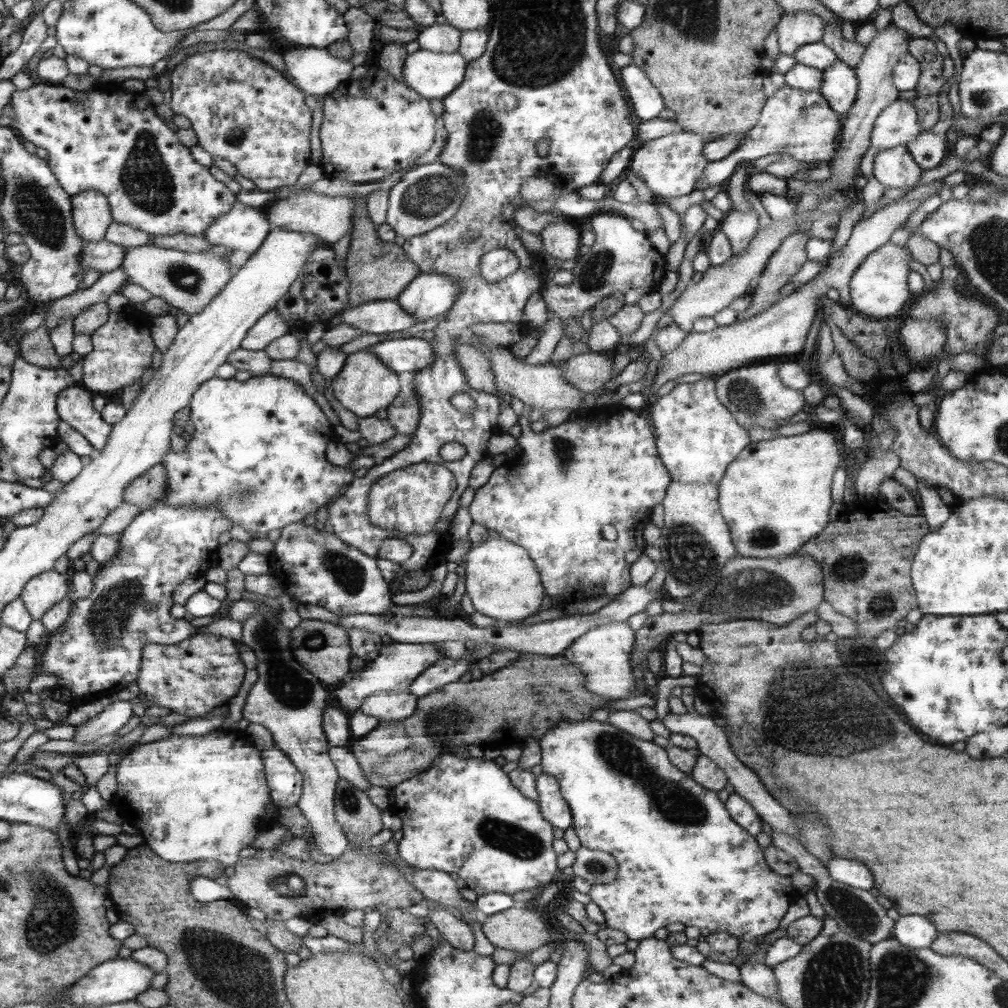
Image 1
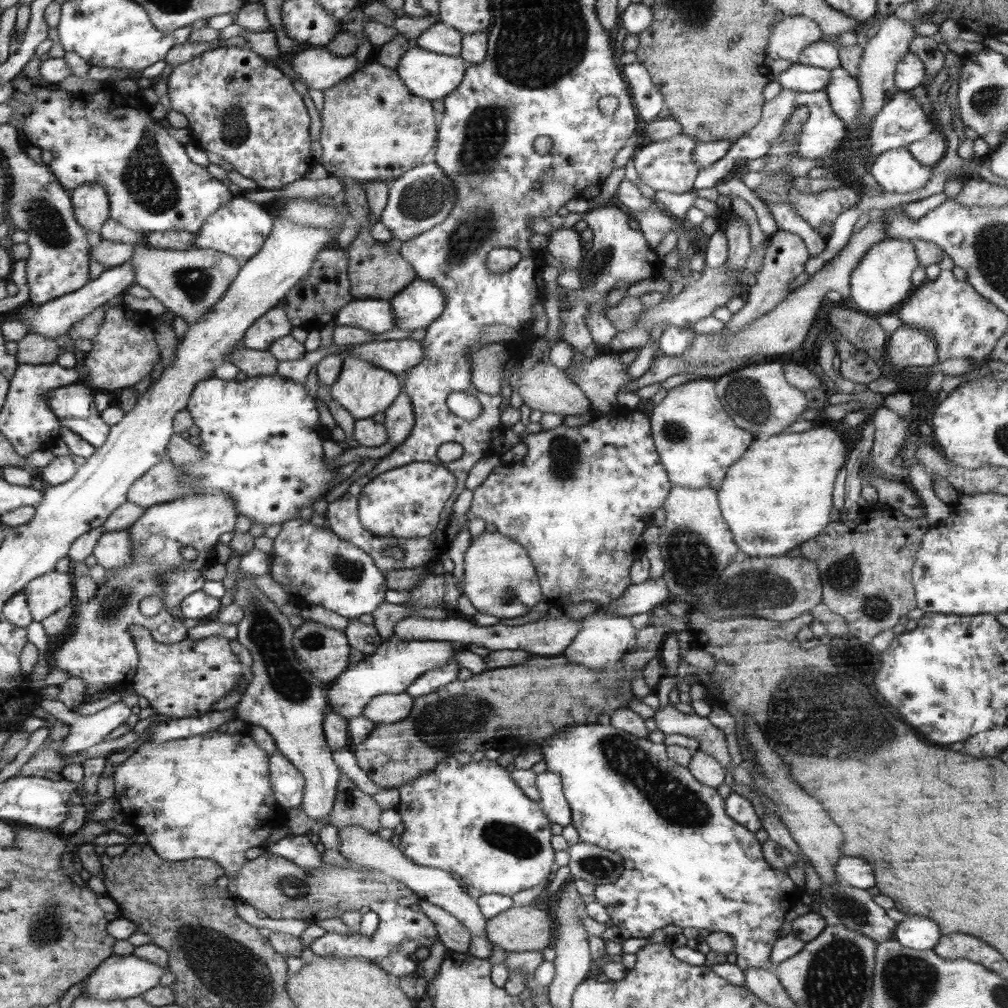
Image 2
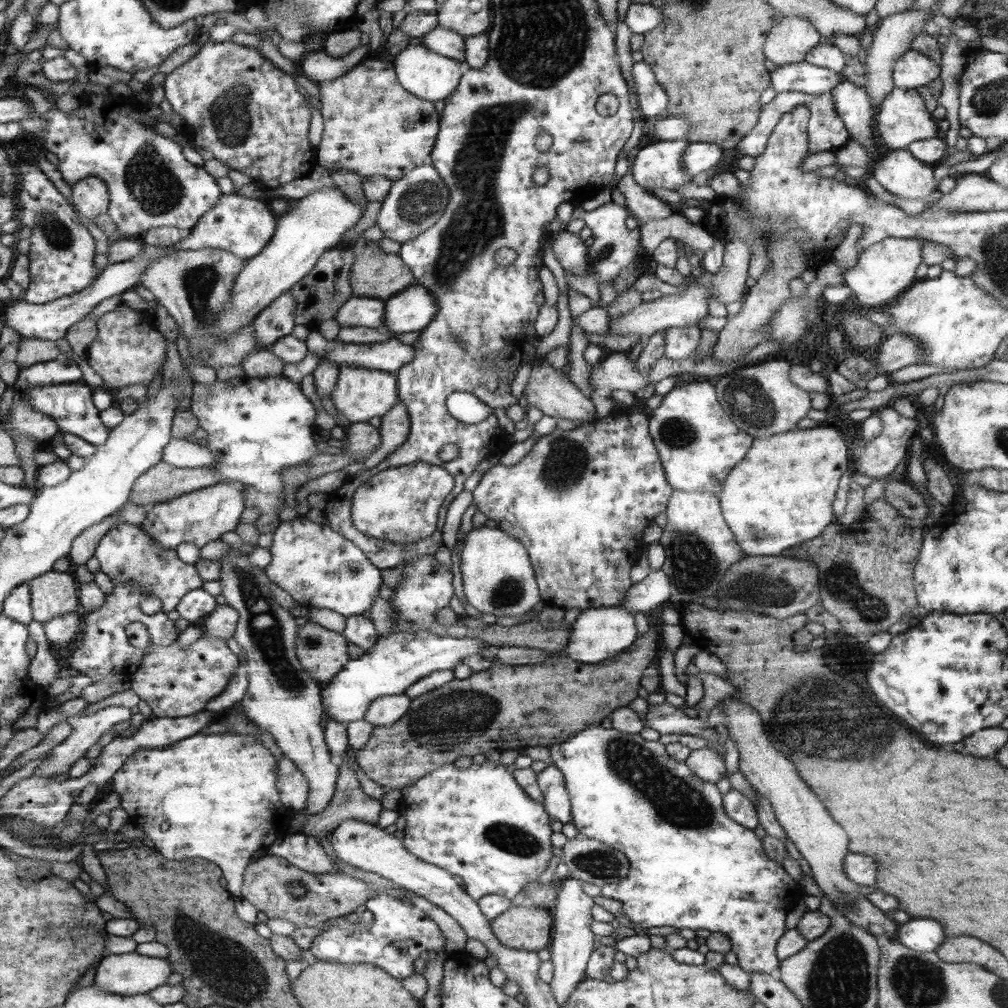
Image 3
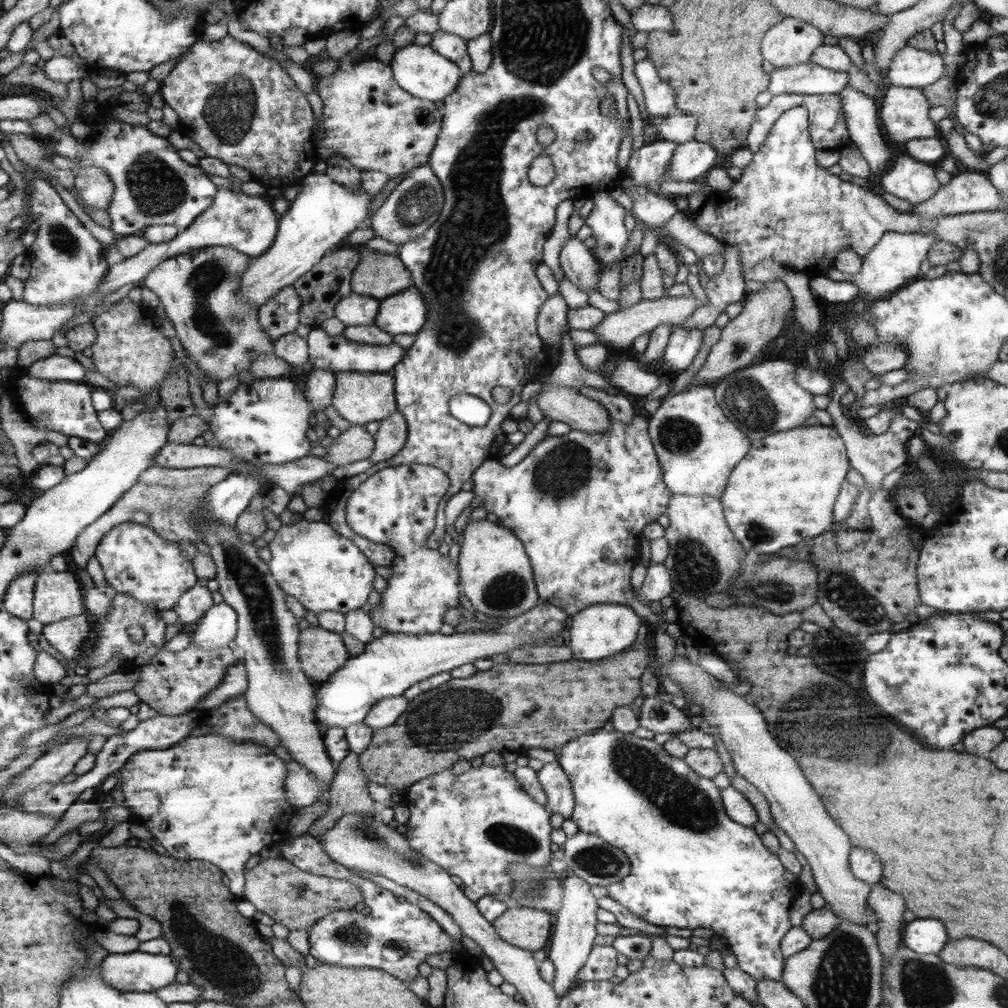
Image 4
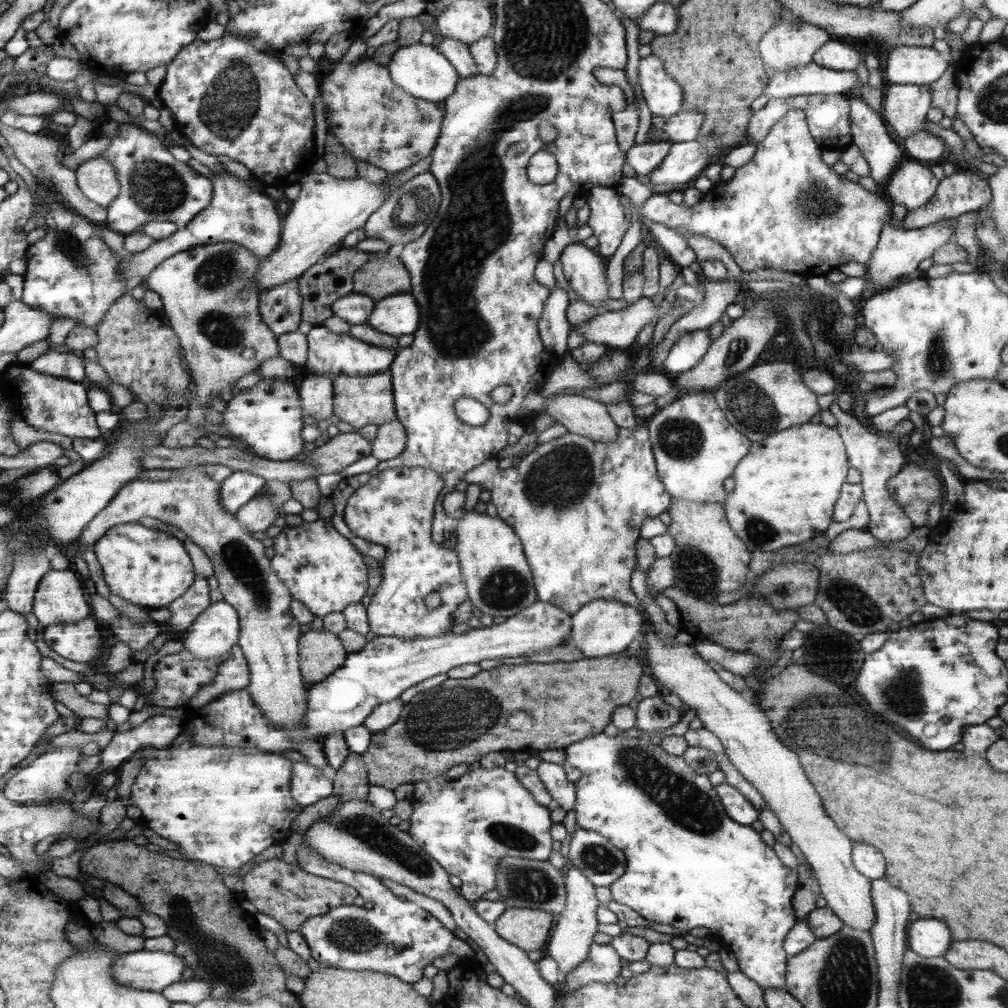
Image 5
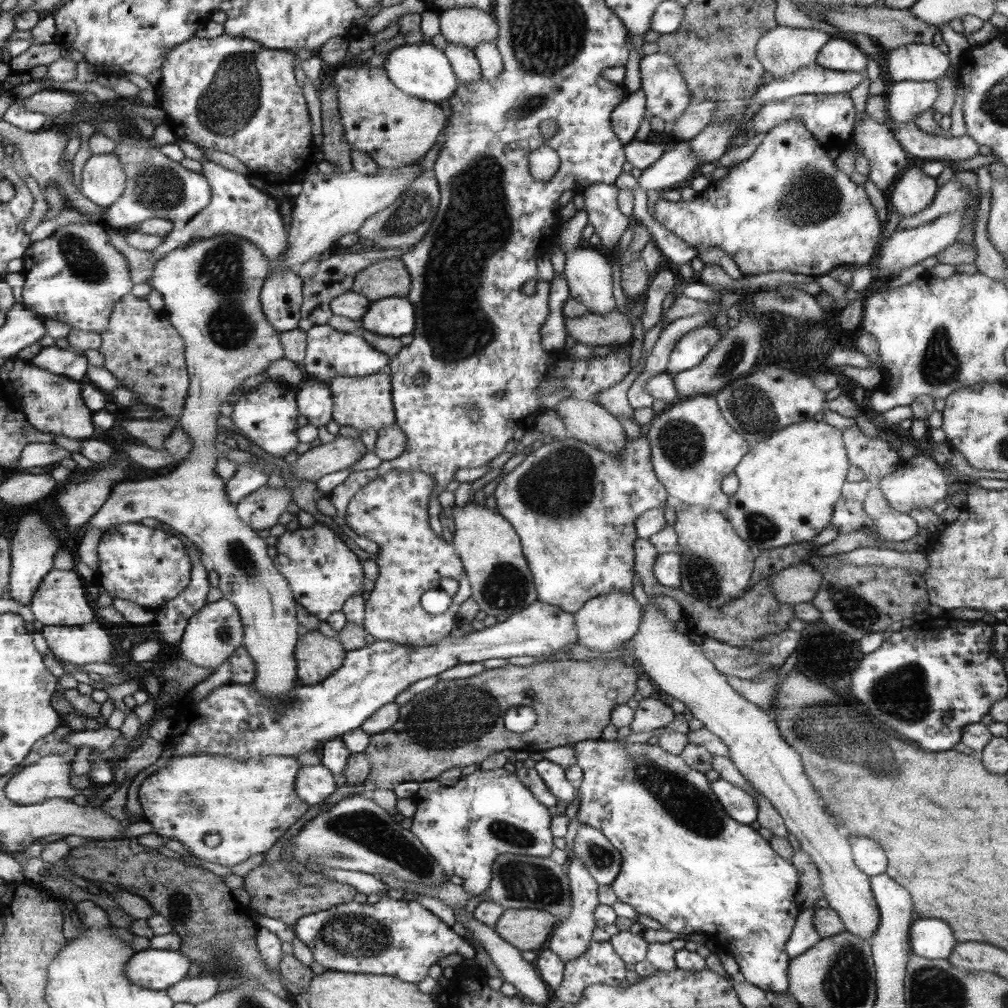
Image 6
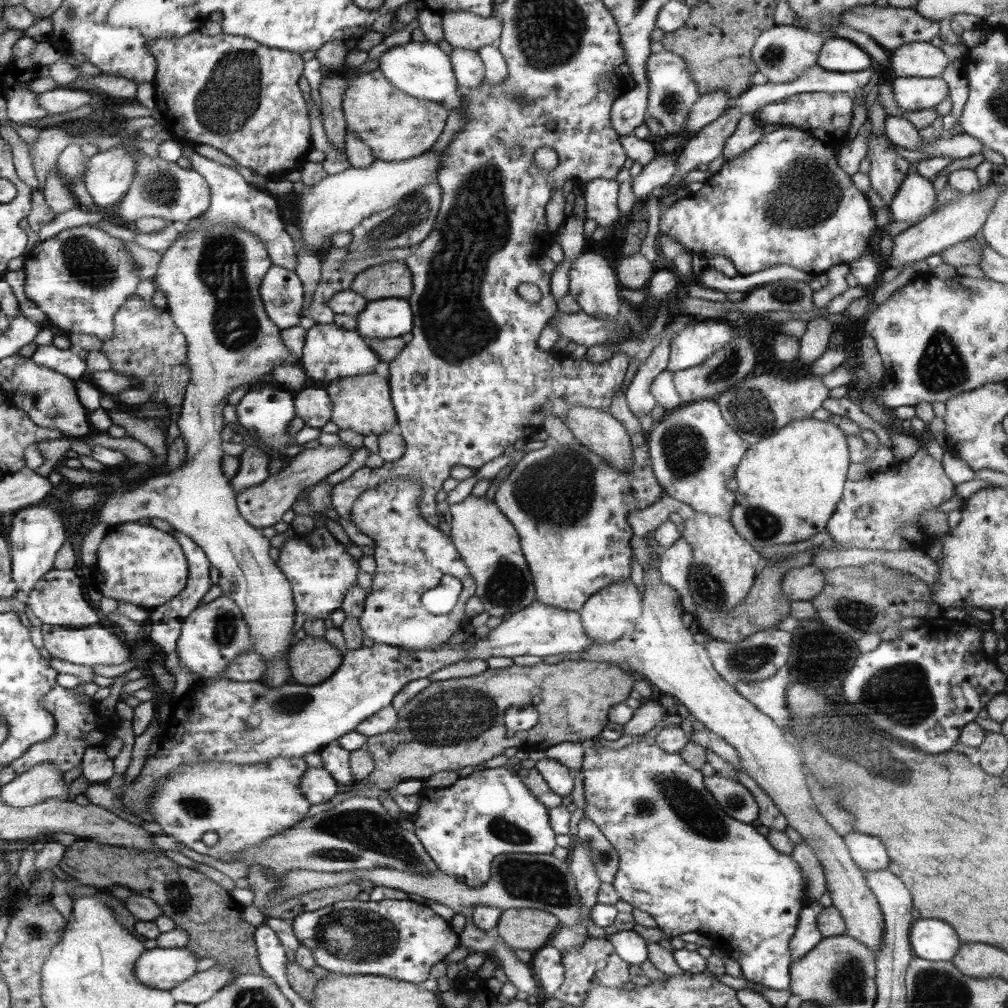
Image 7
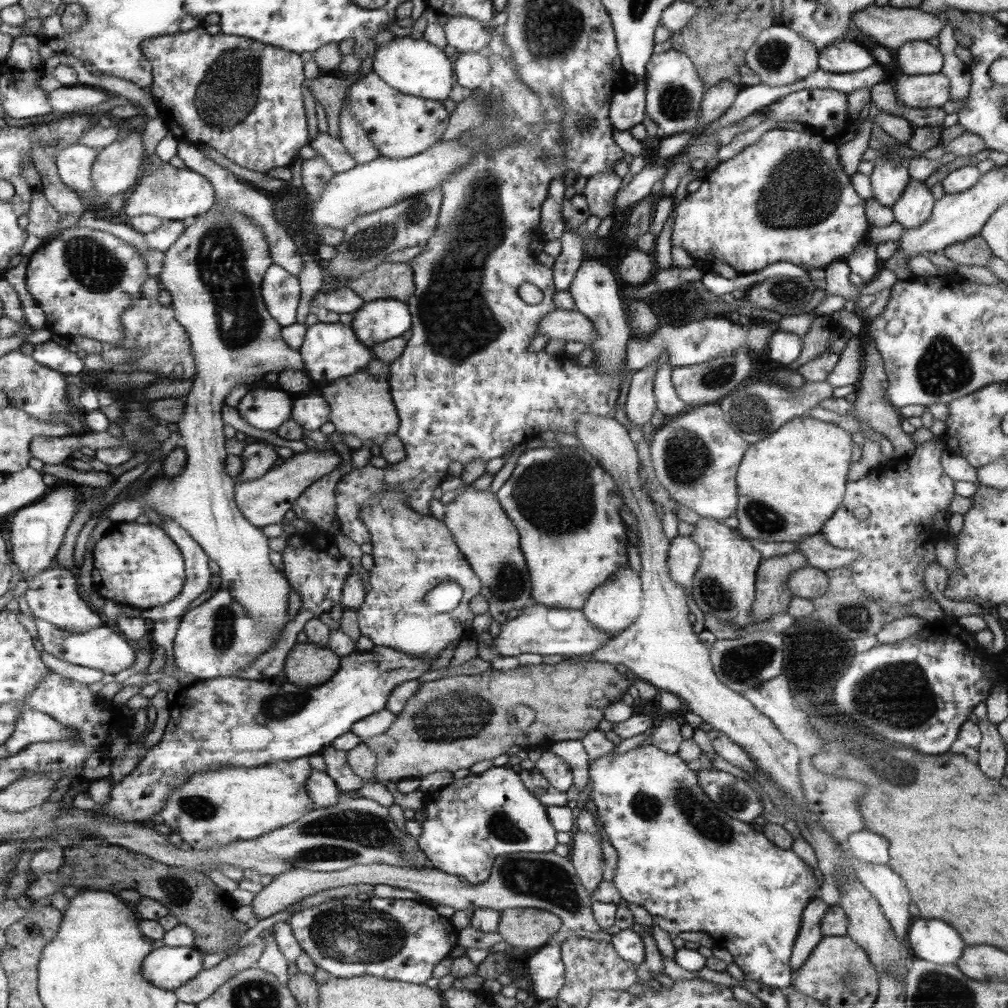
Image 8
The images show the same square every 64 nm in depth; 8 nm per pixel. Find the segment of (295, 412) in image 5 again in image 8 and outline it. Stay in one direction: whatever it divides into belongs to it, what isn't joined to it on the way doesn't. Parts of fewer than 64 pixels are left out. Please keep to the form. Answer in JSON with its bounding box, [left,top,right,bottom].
[237,390,292,431]

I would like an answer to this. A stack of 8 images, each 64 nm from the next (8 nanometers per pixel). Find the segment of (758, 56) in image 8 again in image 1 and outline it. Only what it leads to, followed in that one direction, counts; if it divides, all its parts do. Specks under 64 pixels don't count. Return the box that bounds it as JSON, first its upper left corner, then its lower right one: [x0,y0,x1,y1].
[777,12,825,56]

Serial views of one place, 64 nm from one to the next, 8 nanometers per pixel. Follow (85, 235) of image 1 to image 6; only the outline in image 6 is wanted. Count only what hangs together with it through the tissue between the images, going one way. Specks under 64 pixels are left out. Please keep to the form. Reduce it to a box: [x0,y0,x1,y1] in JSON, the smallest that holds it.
[82,154,127,207]

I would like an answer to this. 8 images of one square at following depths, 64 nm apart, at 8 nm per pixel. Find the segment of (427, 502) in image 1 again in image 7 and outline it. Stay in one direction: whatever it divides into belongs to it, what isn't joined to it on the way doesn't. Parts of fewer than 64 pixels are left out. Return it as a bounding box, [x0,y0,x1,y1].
[351,478,478,651]

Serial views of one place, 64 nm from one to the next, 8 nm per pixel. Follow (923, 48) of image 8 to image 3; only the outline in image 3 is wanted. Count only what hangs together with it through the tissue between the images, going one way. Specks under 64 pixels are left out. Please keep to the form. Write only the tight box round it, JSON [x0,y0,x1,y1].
[894,48,941,89]

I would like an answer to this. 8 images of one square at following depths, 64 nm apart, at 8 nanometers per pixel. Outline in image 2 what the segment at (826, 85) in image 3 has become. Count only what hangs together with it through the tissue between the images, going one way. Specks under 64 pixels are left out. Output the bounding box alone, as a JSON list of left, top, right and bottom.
[777,62,831,92]

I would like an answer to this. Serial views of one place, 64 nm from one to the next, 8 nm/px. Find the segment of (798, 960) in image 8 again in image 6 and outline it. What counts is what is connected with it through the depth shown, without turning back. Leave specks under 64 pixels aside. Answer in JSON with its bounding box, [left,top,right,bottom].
[785,907,821,958]

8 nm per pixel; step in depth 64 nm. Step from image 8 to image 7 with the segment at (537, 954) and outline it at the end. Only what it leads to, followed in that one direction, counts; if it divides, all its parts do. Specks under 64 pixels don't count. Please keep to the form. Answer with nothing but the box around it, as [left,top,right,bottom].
[530,945,565,998]

